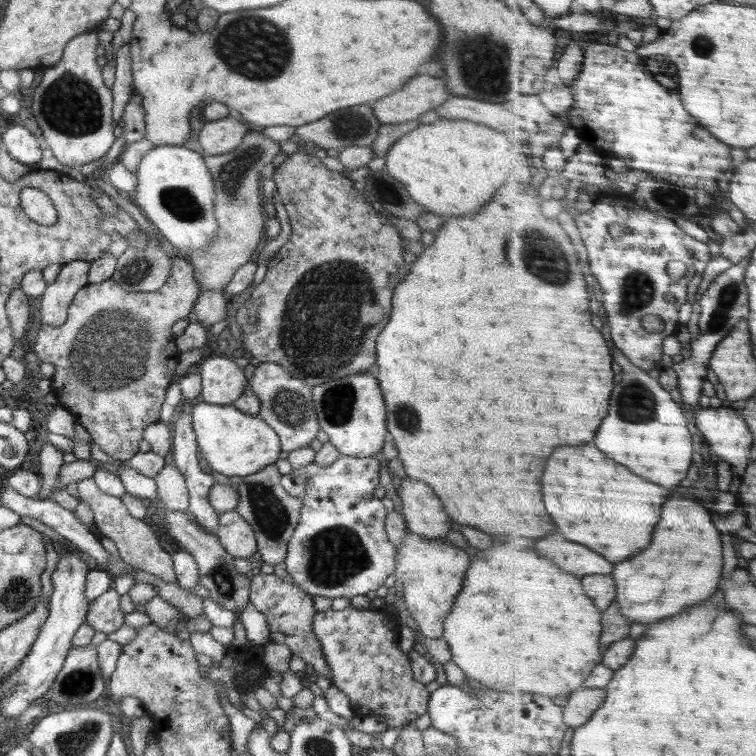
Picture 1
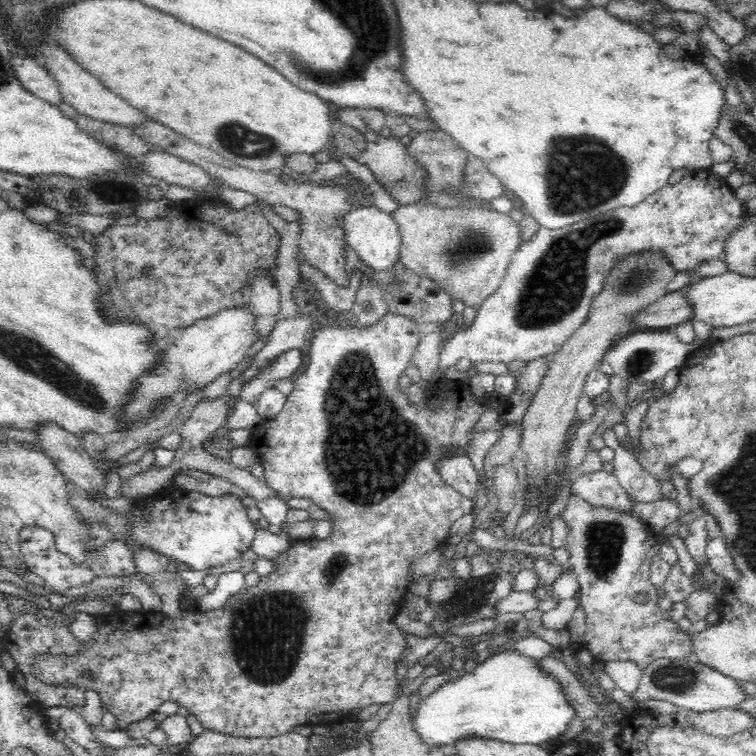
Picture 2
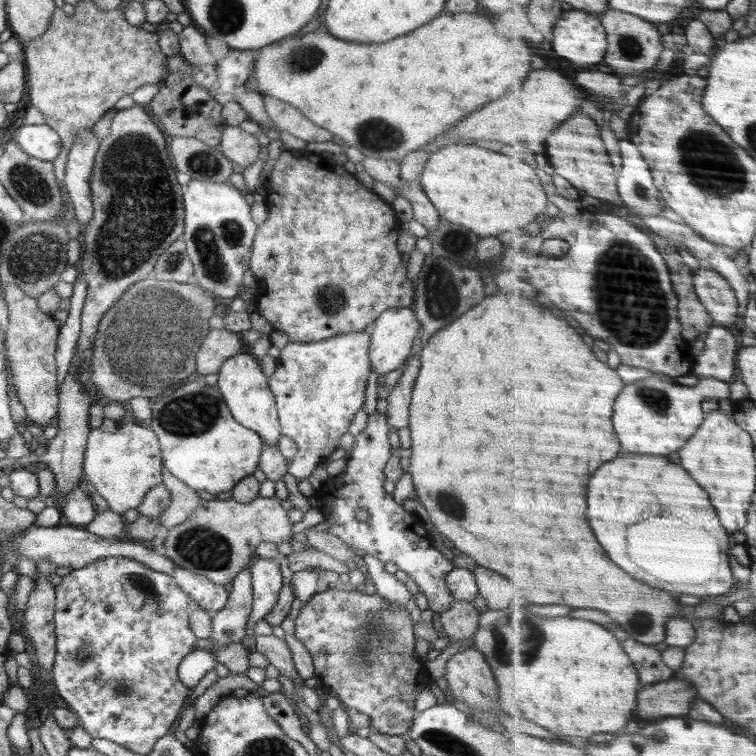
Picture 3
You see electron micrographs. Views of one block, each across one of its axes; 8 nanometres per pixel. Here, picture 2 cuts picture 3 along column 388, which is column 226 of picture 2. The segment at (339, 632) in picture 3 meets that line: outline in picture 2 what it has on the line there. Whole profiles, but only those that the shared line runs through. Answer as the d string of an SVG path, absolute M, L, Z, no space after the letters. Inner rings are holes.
M392 313L385 314L375 323L372 326L356 326L356 328L324 325L320 330L316 330L308 354L310 362L306 366L306 371L293 382L294 388L287 396L282 412L276 418L262 420L251 431L249 445L262 459L261 466L265 471L265 482L278 491L283 499L309 498L314 504L329 512L331 514L329 520L333 523L331 535L322 540L313 536L305 542L292 541L286 552L282 552L278 558L272 560L275 566L273 572L259 578L254 588L242 590L236 596L232 596L218 610L196 611L195 613L184 611L184 616L177 619L160 615L161 612L152 613L142 609L130 612L116 611L97 617L94 620L96 621L94 642L82 645L76 656L64 654L38 656L34 660L32 676L51 686L76 686L85 690L96 690L102 699L104 711L116 718L118 729L124 729L132 723L151 718L162 703L174 701L179 706L186 707L207 731L243 738L273 738L291 732L296 726L306 725L313 728L334 725L343 712L352 713L353 710L361 710L371 705L385 705L397 700L396 660L402 652L405 652L407 638L403 631L396 627L394 620L409 590L408 586L412 583L412 560L446 544L452 524L475 509L473 500L463 497L449 484L443 483L441 472L439 472L440 460L450 456L450 450L470 454L470 440L478 424L478 418L482 416L482 412L490 408L492 401L490 398L480 398L474 395L468 385L468 378L465 380L443 378L427 391L427 395L439 396L438 404L426 409L425 397L414 406L408 399L404 387L398 384L398 378L410 366L411 356L416 354L418 344L422 341L423 335L419 326L406 316Z

